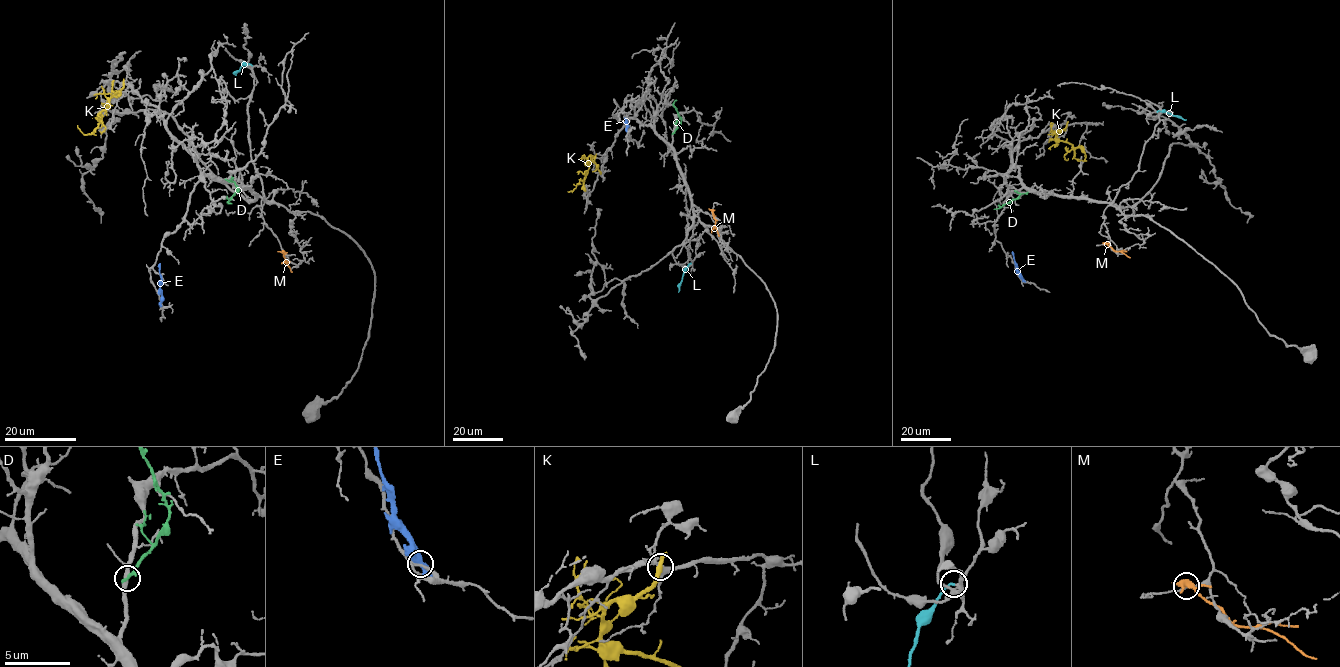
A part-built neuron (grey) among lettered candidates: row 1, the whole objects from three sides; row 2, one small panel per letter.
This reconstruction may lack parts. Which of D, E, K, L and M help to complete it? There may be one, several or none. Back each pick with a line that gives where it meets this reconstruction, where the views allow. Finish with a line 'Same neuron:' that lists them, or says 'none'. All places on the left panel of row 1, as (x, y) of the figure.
L: contact (252, 65)
Same neuron: L

